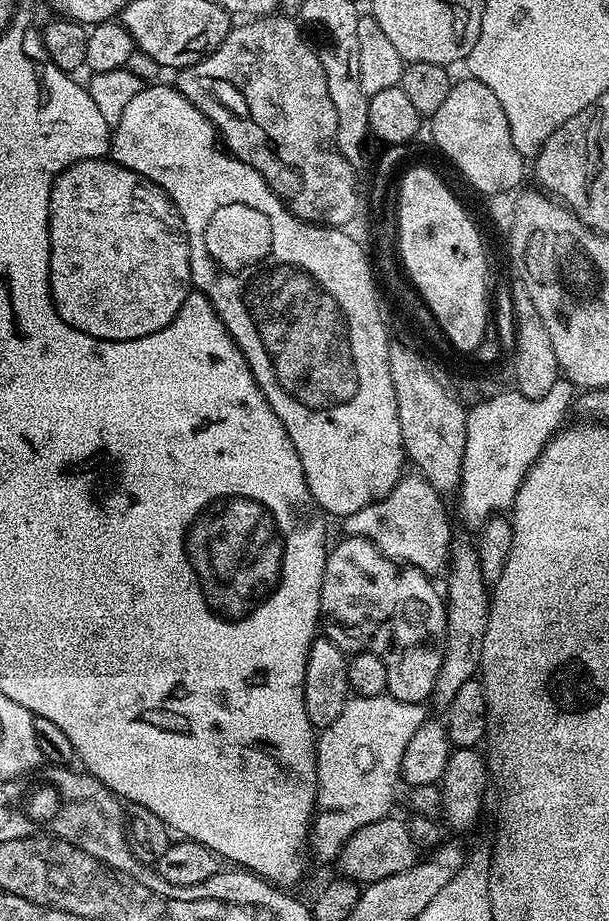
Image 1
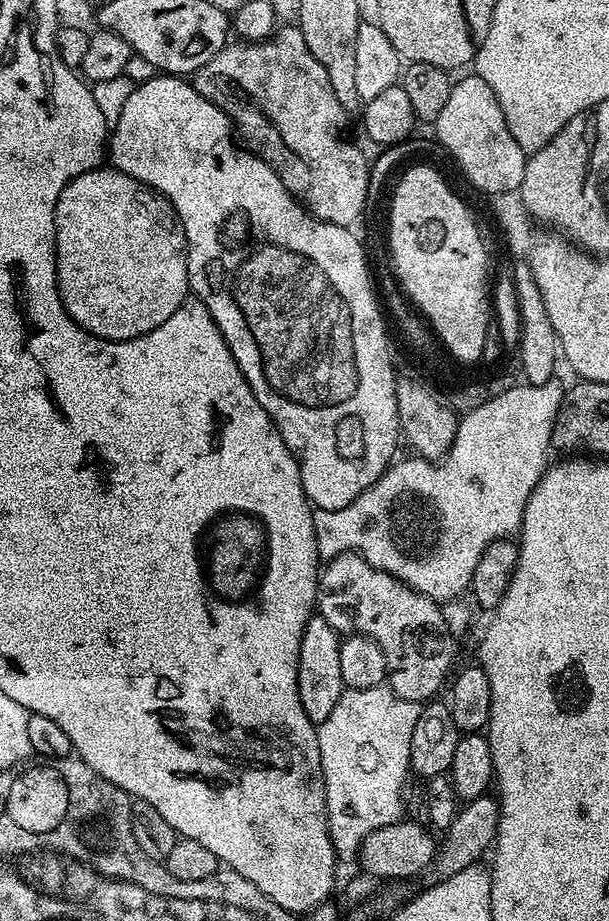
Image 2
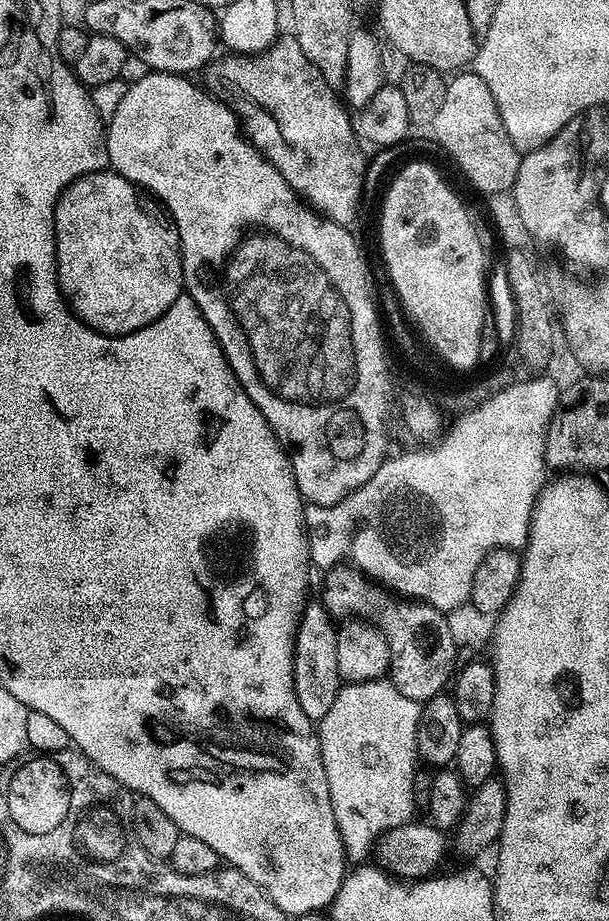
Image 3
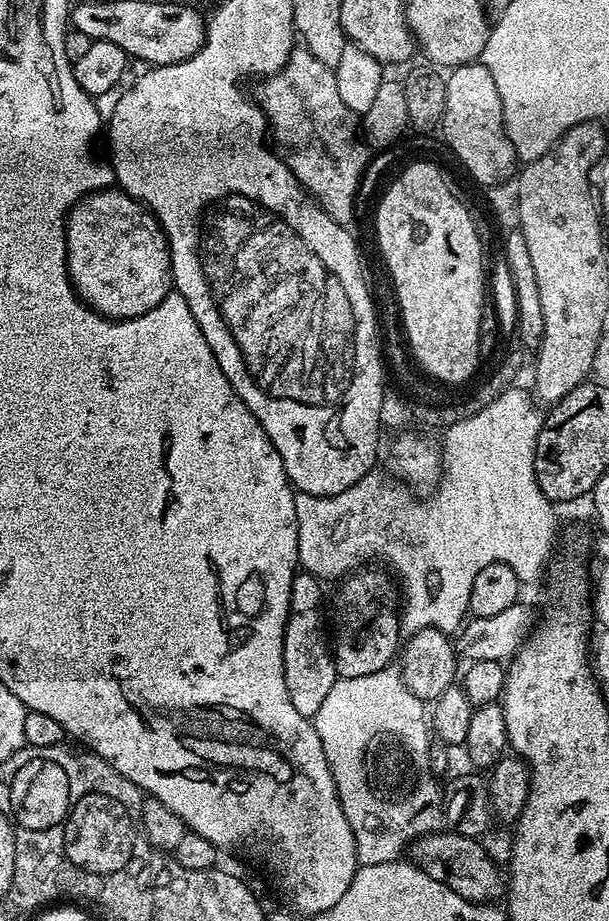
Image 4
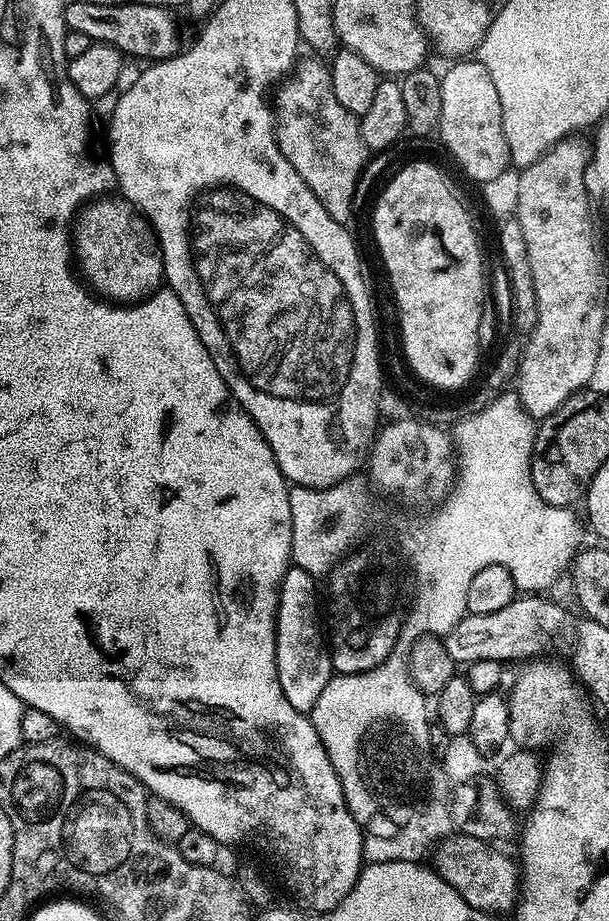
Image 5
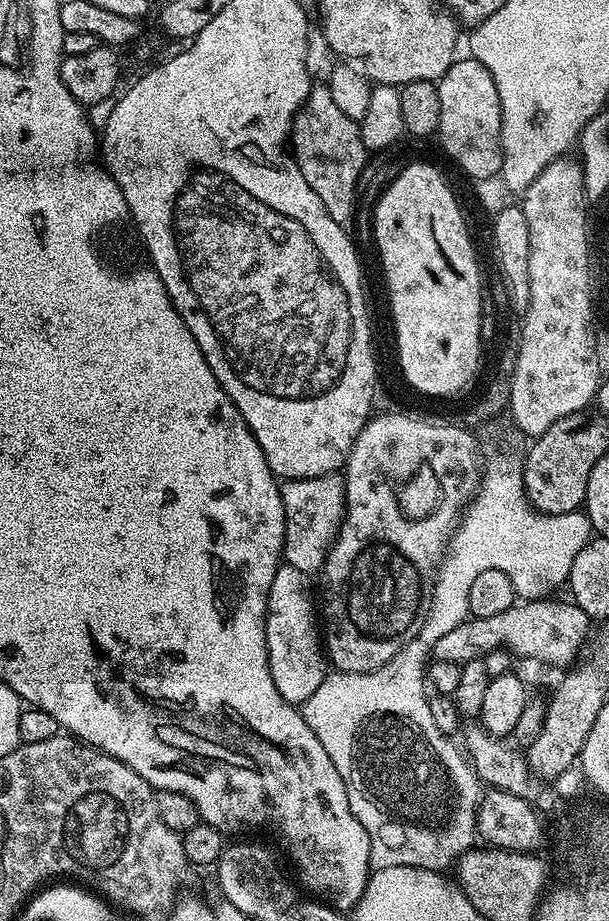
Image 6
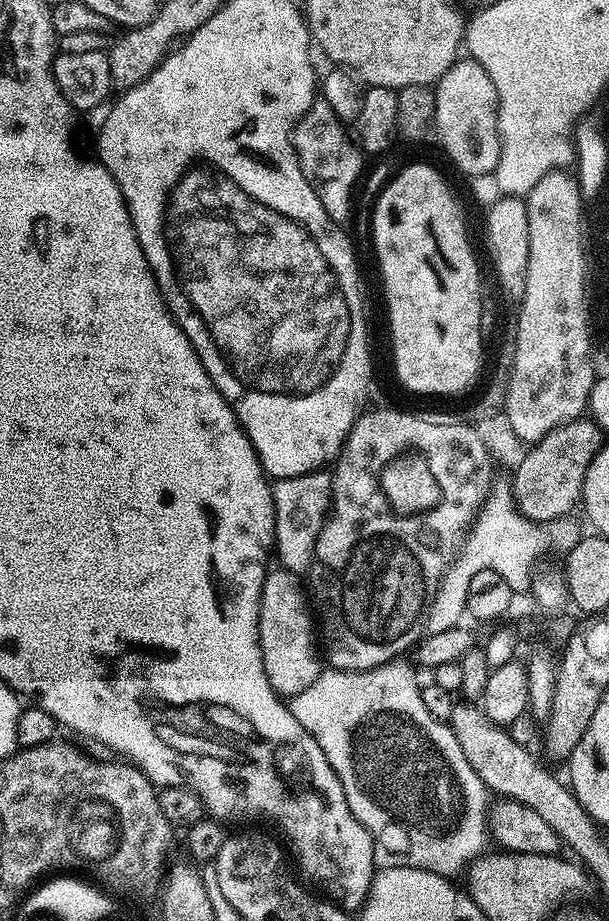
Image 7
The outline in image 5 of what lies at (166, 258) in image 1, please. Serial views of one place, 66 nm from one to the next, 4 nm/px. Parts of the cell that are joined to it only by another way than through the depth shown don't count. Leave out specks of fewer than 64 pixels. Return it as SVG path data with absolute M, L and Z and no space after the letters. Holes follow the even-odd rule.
M123 198L91 205L74 230L74 254L81 271L103 297L114 302L139 302L152 295L164 280L164 263L156 233L147 218Z

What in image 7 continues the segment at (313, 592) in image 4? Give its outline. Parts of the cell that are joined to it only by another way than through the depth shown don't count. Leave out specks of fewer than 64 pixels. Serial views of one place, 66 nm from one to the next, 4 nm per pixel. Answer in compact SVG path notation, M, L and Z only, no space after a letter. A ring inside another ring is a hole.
M279 566L273 567L264 577L258 638L262 650L262 666L270 686L280 698L297 696L306 686L313 684L322 671L322 656L318 651L318 636L314 631L314 616L306 588L300 585L301 577Z

